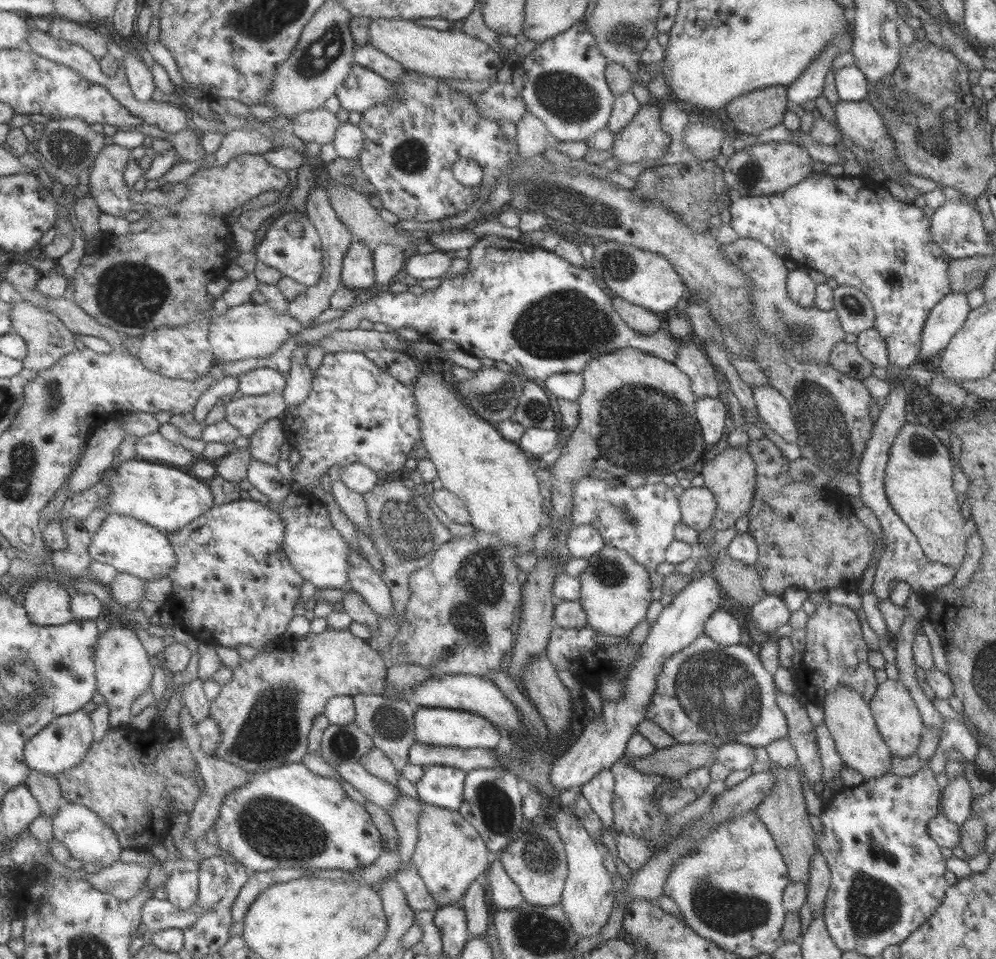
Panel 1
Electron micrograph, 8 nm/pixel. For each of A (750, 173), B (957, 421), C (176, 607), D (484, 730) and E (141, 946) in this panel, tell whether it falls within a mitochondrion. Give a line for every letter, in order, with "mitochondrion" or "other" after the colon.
A: mitochondrion
B: other
C: other
D: other
E: other

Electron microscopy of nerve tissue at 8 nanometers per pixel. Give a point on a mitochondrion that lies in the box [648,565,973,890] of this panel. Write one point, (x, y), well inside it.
(711, 691)

